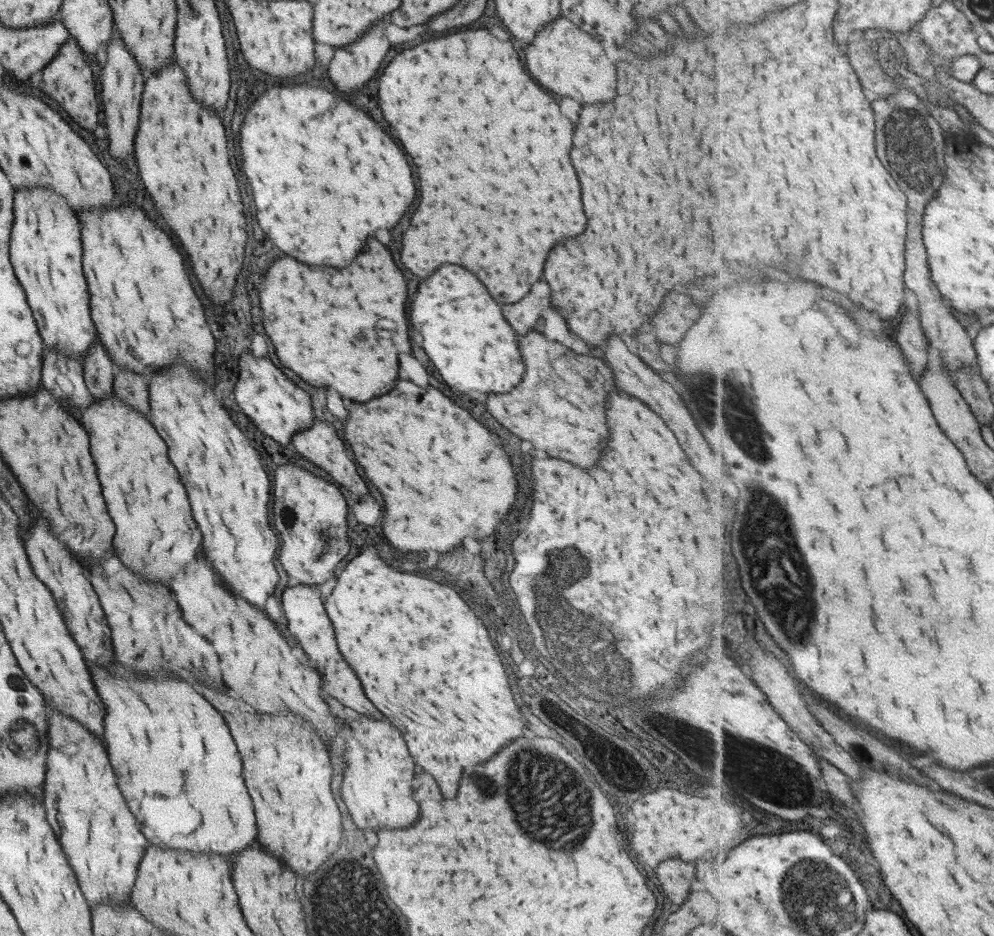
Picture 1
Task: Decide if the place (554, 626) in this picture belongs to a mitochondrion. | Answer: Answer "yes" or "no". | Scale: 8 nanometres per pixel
yes

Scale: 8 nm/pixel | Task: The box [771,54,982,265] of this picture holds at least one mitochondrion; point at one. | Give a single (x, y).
(912, 142)

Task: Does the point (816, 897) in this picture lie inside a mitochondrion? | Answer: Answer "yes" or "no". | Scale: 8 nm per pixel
yes

